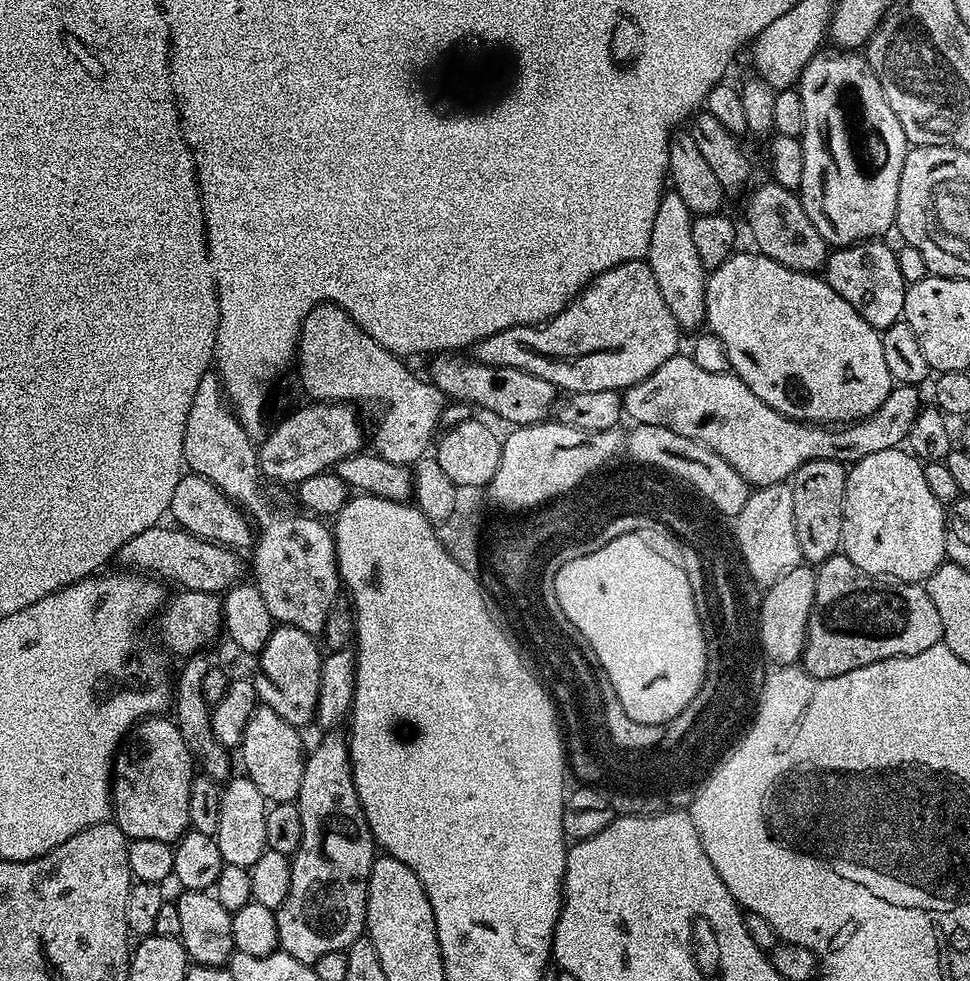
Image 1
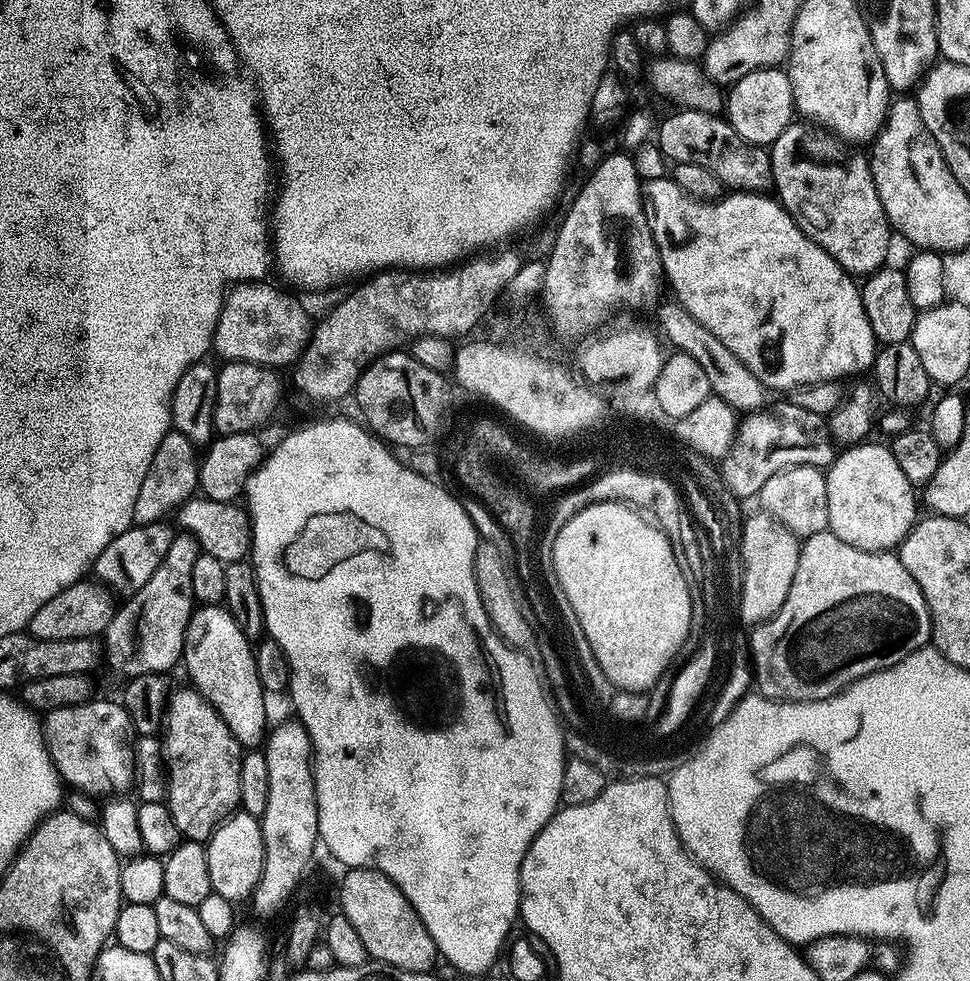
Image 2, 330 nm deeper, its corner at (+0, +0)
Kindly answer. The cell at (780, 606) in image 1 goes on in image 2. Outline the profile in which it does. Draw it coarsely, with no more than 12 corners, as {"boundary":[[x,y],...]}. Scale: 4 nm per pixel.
{"boundary":[[773,516],[740,540],[739,619],[763,624],[786,602],[801,541]]}

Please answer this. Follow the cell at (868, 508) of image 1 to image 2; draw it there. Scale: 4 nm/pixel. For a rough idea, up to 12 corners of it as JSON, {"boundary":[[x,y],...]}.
{"boundary":[[853,444],[828,465],[828,528],[886,552],[918,492],[891,447]]}

